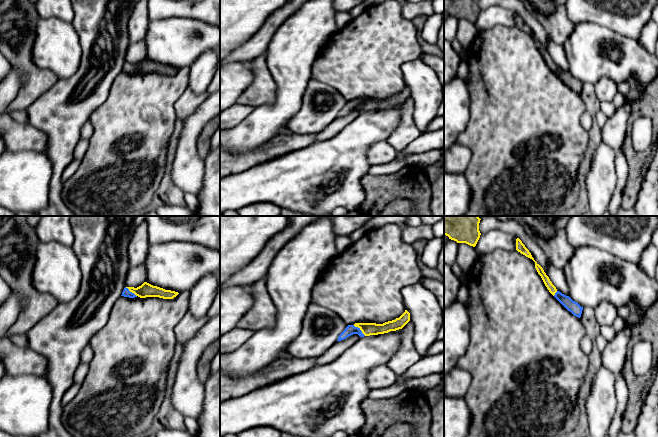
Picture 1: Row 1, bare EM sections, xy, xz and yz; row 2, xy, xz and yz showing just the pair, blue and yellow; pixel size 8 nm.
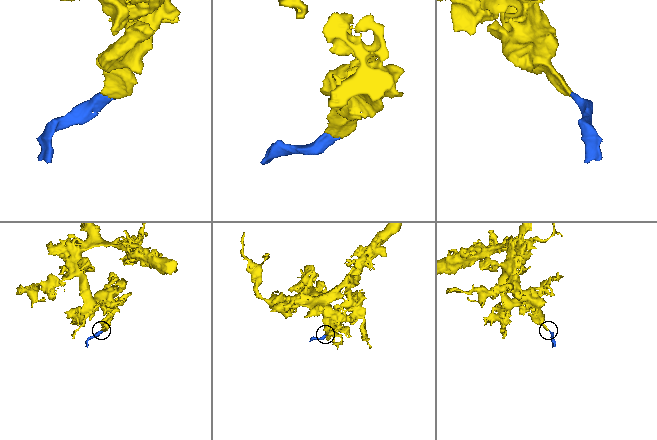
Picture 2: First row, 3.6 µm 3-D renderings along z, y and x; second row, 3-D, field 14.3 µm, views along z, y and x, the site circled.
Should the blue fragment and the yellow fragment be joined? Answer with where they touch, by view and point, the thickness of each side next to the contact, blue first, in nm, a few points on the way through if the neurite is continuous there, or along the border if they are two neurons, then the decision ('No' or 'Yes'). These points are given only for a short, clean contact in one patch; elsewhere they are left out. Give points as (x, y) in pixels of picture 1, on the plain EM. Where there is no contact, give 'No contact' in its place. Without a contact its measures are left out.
Touches blue at xz (359, 105). Thickness 80 nm (blue) against 100 nm. Path across: xz (350, 105), (359, 105), (367, 105). Yes

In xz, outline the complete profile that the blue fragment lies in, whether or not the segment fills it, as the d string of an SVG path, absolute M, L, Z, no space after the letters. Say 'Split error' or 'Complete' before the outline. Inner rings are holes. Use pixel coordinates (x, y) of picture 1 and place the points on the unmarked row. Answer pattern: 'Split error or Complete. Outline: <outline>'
Split error. Outline: M405 88L395 96L385 98L383 100L376 99L355 99L348 101L345 106L339 111L337 117L346 115L347 113L358 110L360 113L378 111L402 105L410 97L410 89Z

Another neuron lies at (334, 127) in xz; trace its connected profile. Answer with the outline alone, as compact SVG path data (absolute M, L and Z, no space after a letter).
M353 110L344 116L337 117L323 131L317 134L315 142L324 141L336 136L341 129L343 129L360 114L361 113L358 110Z

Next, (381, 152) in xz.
M380 141L371 145L367 152L367 158L371 165L391 163L396 159L396 151L387 141Z

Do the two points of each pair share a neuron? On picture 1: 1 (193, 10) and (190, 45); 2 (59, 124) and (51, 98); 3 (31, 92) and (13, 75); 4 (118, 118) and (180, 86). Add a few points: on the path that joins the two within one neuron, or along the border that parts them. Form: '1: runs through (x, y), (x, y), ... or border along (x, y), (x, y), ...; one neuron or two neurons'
1: border along (168, 18), (191, 17), (209, 24); two neurons
2: runs through (59, 118), (59, 106), (57, 104); one neuron
3: border along (12, 66), (19, 75), (20, 88), (10, 103); two neurons
4: runs through (133, 116), (155, 94), (165, 90); one neuron

